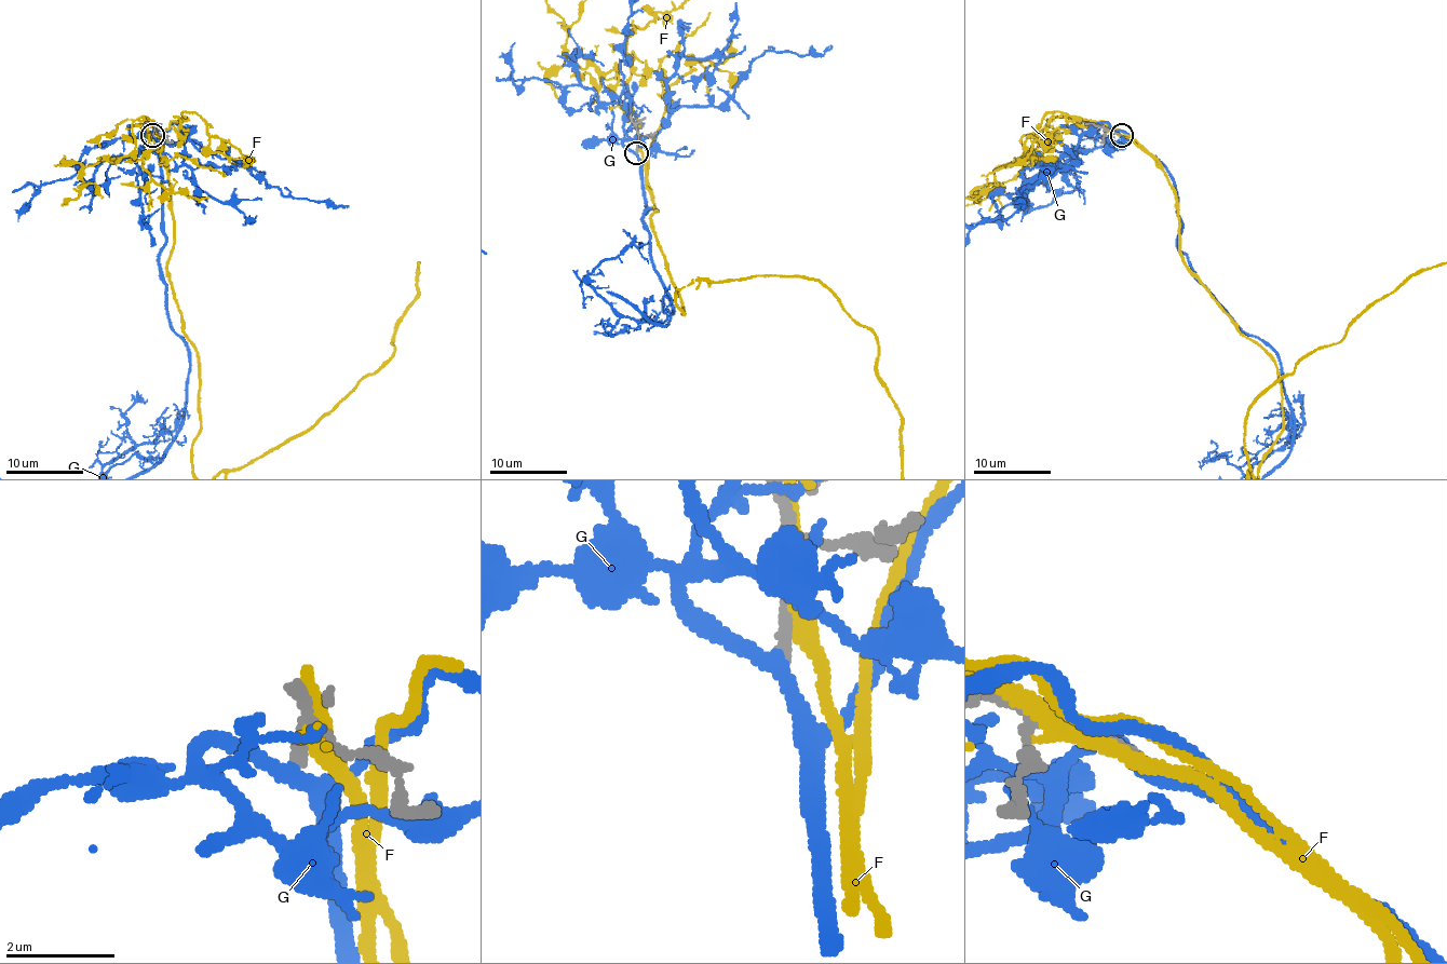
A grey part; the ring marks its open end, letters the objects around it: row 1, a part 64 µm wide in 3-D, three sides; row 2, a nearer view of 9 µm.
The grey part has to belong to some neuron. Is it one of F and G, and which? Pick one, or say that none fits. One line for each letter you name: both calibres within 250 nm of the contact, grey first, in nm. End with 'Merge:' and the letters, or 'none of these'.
Merge: none of these

